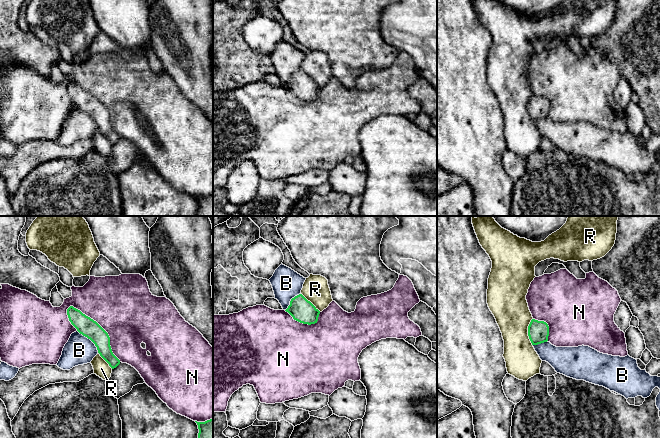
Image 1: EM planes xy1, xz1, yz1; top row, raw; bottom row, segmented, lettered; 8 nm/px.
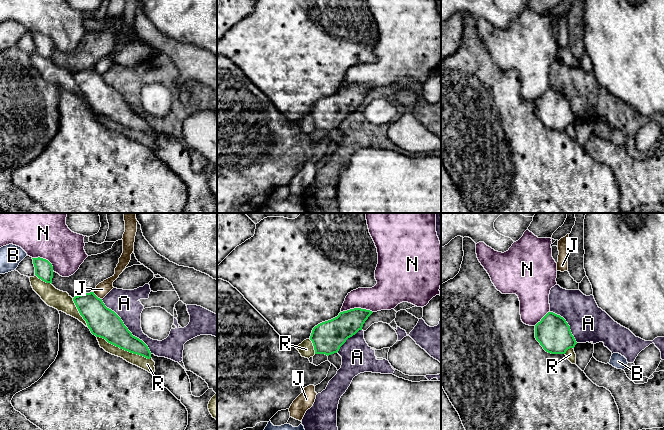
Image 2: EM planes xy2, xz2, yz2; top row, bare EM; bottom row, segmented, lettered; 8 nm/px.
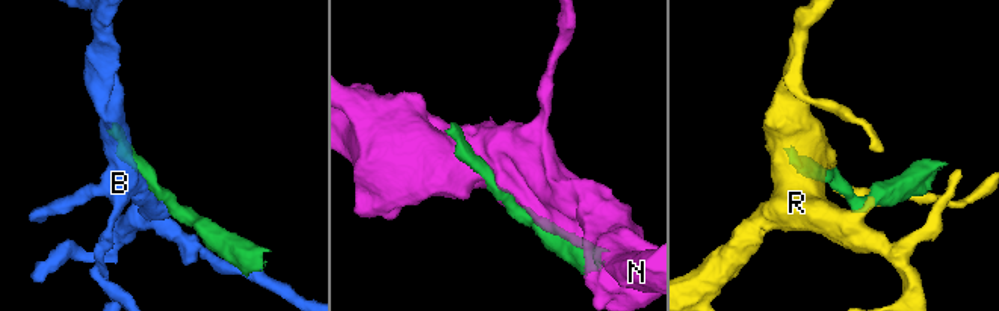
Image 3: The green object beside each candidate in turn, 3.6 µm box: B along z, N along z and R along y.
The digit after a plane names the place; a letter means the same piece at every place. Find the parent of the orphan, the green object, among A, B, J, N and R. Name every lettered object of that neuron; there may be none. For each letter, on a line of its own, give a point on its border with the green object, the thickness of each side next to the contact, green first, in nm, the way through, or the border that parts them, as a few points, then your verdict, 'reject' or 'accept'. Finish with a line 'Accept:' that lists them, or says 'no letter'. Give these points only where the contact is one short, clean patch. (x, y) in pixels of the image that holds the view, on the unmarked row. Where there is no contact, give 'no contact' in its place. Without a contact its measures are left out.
A: xy2 (126, 103) | 240/220 nm | reject
B: xy1 (90, 115) | 150/240 nm | reject
J: xy2 (96, 72) | 240/110 nm | along xy2 (93, 67), (101, 75) | reject
N: xy1 (103, 105) | 150/480 nm | reject
R: xy2 (124, 125) | 240/100 nm | reject
Accept: no letter

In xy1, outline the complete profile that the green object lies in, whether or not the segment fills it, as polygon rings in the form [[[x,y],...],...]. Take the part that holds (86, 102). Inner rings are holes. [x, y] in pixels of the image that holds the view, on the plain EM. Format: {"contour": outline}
{"contour": [[[73,82],[67,85],[67,91],[77,107],[95,120],[98,129],[109,142],[112,145],[116,144],[120,140],[120,136],[112,128],[108,109],[96,97]]]}

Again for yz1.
{"contour": [[[532,95],[528,102],[528,112],[532,121],[538,121],[548,117],[549,102],[544,97]]]}

